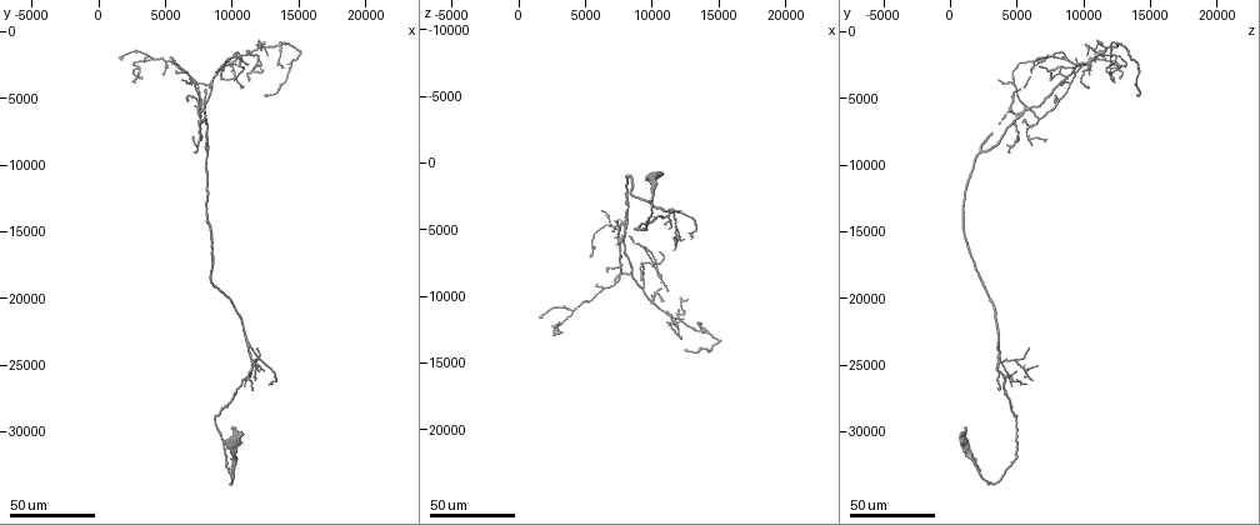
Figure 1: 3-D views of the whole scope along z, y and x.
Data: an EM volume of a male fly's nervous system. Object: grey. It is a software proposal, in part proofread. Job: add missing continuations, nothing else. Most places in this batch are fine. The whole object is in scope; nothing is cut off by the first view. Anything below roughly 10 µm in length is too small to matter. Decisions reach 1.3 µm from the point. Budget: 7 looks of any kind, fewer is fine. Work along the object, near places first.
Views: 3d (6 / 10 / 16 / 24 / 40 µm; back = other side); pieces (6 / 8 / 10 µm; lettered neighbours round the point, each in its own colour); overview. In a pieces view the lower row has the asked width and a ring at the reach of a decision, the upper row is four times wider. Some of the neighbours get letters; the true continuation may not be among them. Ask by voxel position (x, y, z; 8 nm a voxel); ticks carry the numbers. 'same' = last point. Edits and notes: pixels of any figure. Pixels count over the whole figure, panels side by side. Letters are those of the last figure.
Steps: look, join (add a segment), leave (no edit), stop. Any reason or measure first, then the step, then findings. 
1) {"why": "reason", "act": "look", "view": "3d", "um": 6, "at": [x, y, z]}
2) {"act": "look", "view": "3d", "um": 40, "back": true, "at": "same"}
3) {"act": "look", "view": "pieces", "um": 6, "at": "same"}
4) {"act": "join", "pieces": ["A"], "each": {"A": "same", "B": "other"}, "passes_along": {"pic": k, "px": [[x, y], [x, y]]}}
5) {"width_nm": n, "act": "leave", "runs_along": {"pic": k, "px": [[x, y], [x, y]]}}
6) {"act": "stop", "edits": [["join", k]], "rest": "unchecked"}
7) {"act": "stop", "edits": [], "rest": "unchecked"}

{"why": "thin end", "act": "look", "view": "3d", "um": 24, "at": [7000, 5600, 5600]}

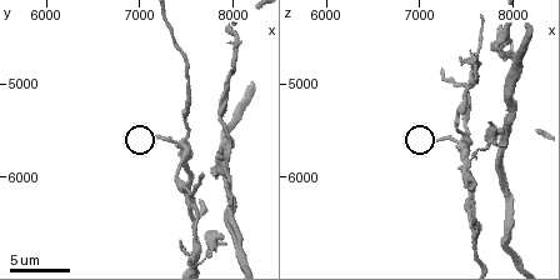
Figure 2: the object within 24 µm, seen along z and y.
{"act": "look", "view": "3d", "um": 10, "at": [7200, 5550, 5600]}

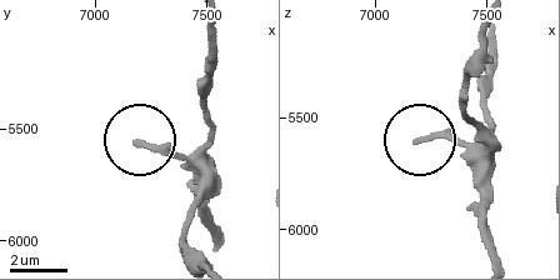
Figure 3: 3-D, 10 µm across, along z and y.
{"act": "look", "view": "pieces", "um": 6, "at": [7180, 5570, 5600]}

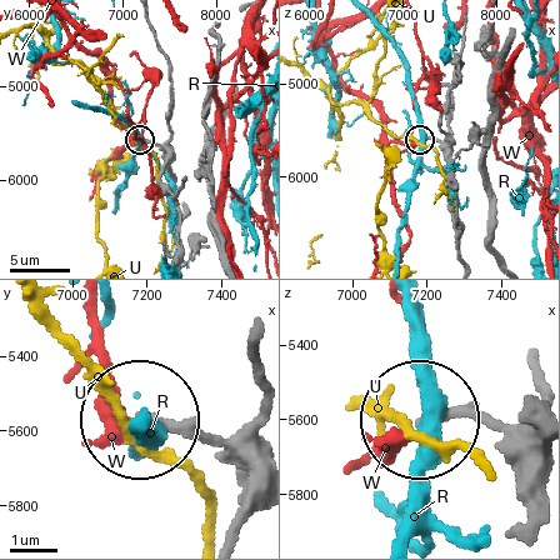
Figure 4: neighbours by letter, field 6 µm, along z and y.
{"act": "leave", "each": {"R": "other", "U": "other", "W": "other"}, "found": "none of them fits"}

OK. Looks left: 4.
{"why": "an open end", "act": "look", "view": "3d", "um": 24, "at": [8200, 7000, 3800]}

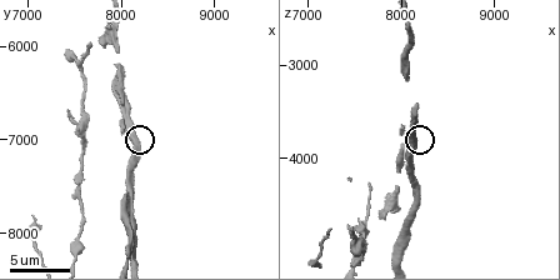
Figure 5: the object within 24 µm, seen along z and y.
{"why": "see the neighbours", "act": "look", "view": "pieces", "um": 8, "at": [8000, 6900, 3650]}

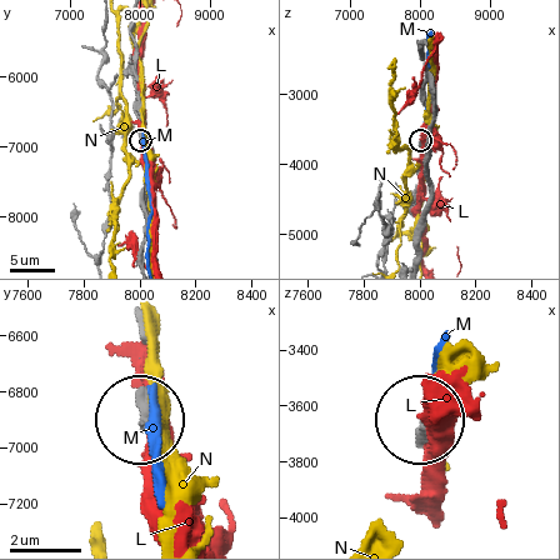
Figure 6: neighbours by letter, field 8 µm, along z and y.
{"act": "leave", "each": {"L": "other", "M": "other", "N": "other"}, "found": "no lettered segment goes on from it"}

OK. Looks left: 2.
{"why": "an open end", "act": "look", "view": "3d", "um": 40, "at": [8800, 3000, 6000]}

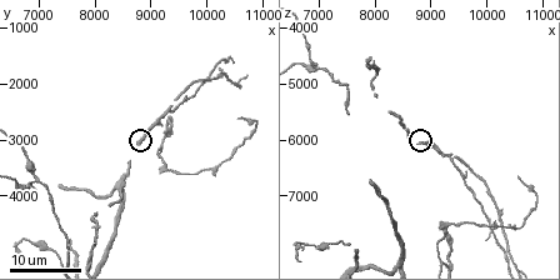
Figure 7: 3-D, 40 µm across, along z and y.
{"act": "look", "view": "pieces", "um": 10, "at": [8800, 3050, 6100]}

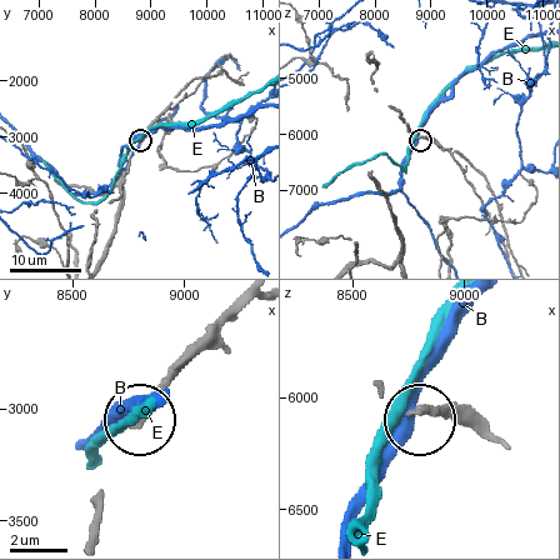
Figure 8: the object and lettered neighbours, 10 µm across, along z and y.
{"width_nm": 270, "act": "leave", "each": {"B": "other", "E": "other"}, "runs_along": {"pic": 8, "px": [[480, 428], [446, 414], [425, 414]]}, "found": "none of them fits"}

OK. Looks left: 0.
{"act": "stop", "edits": [], "rest": "unchecked"}

